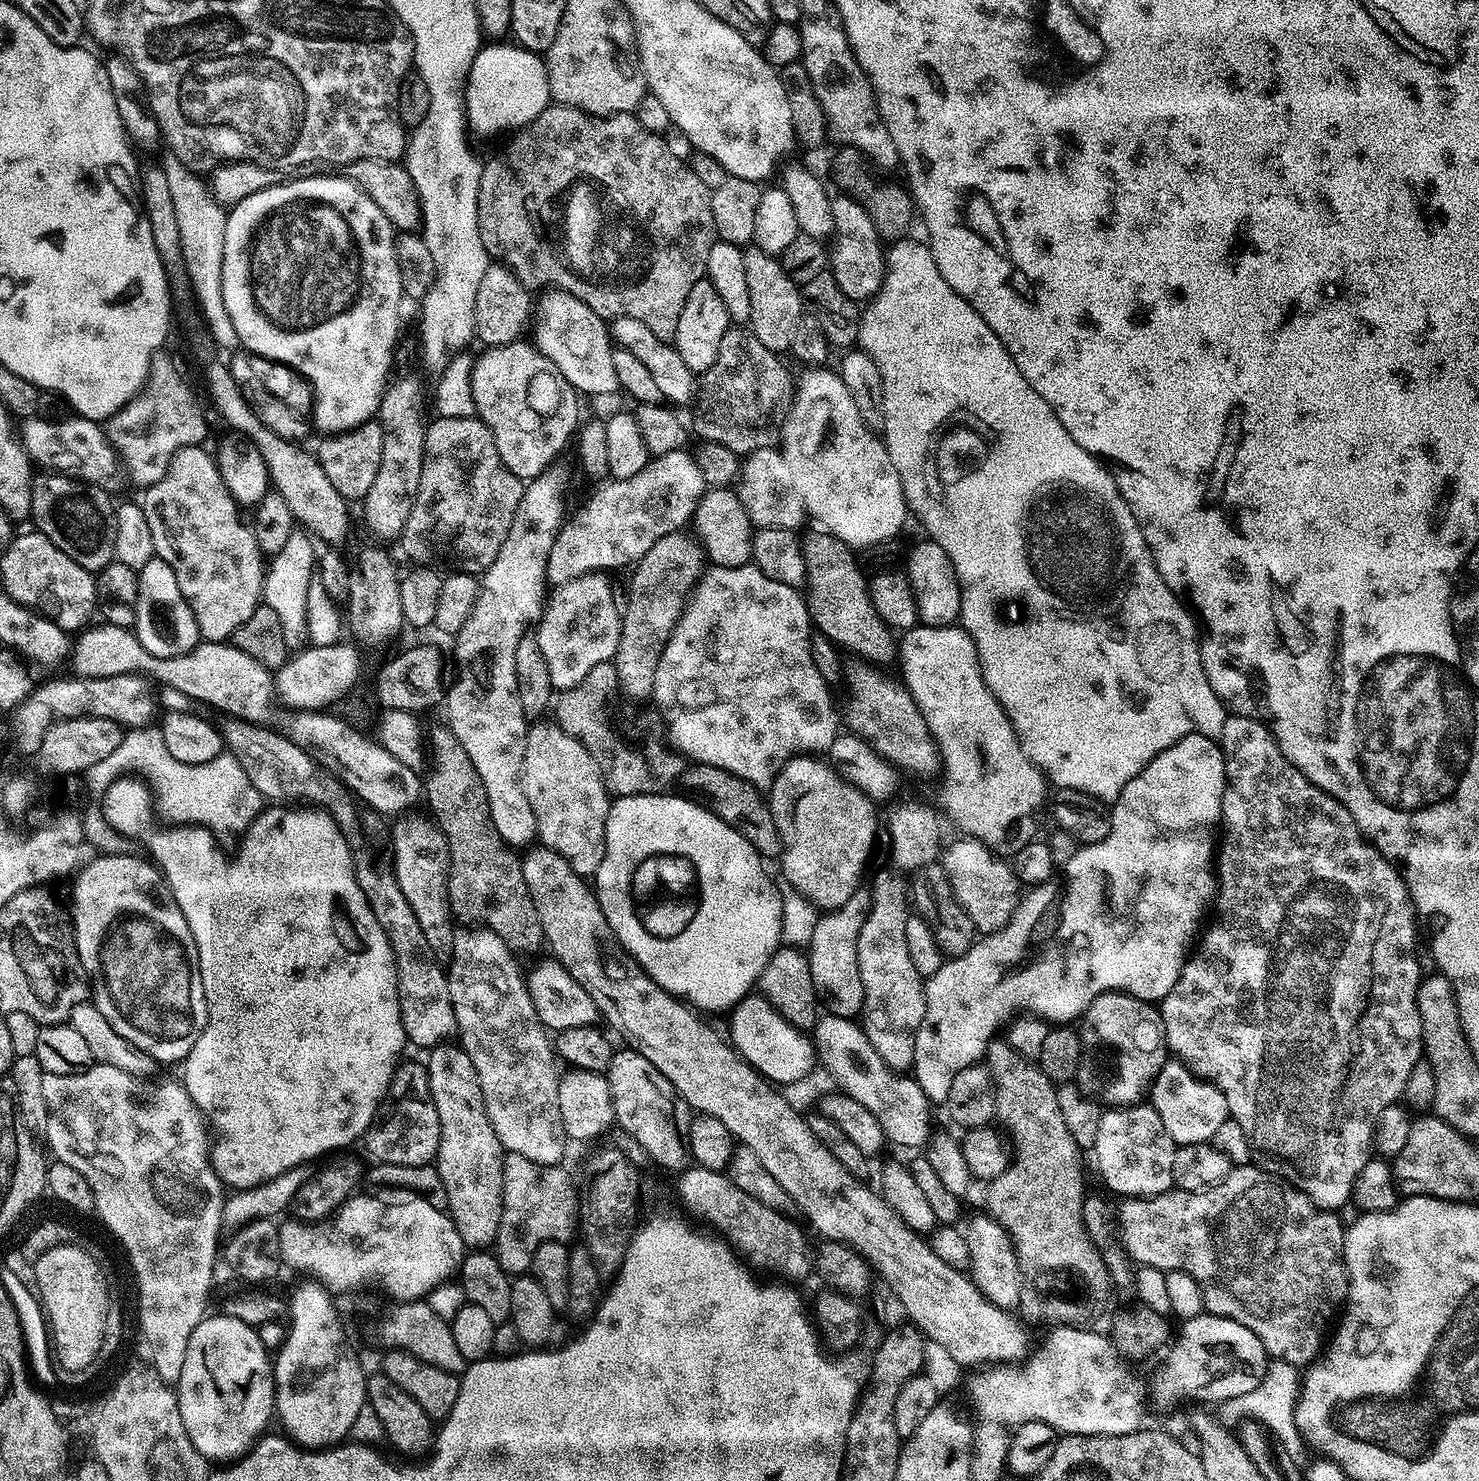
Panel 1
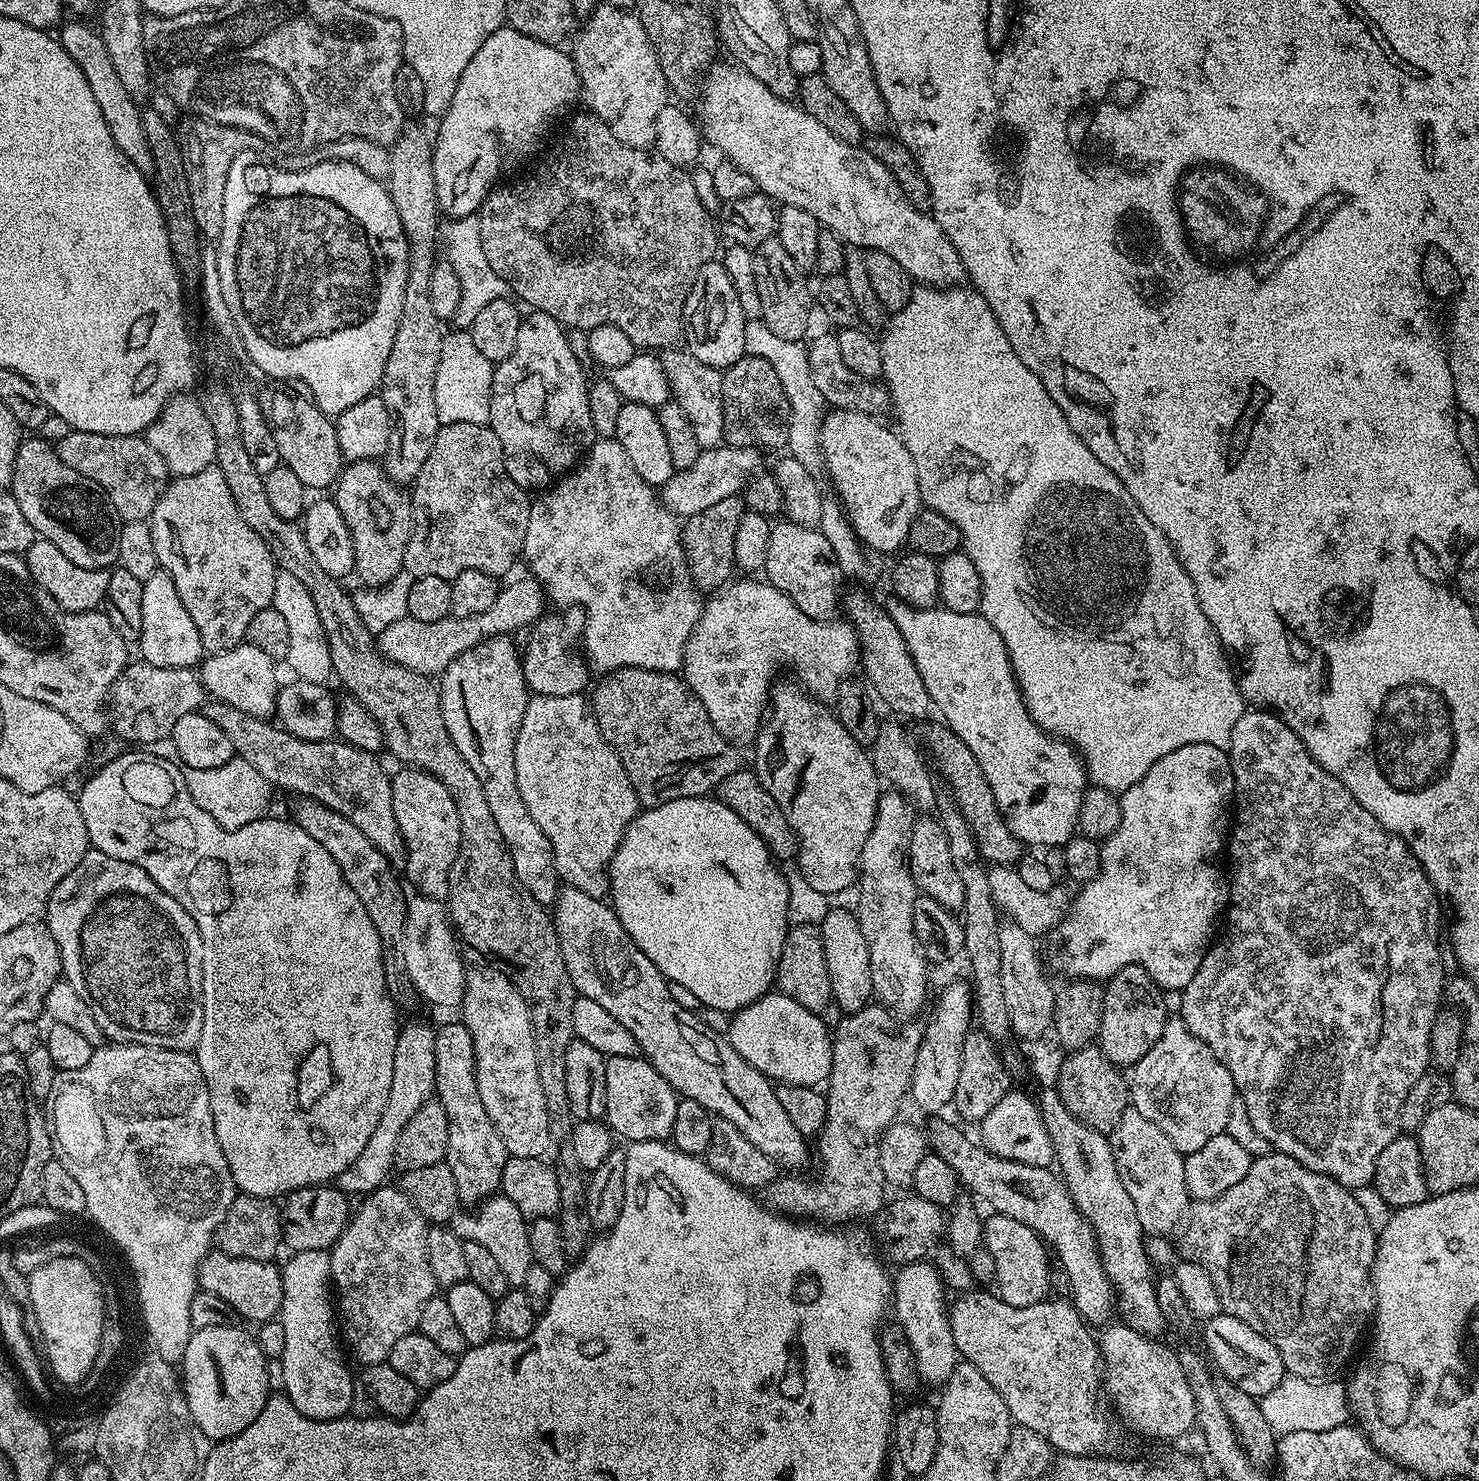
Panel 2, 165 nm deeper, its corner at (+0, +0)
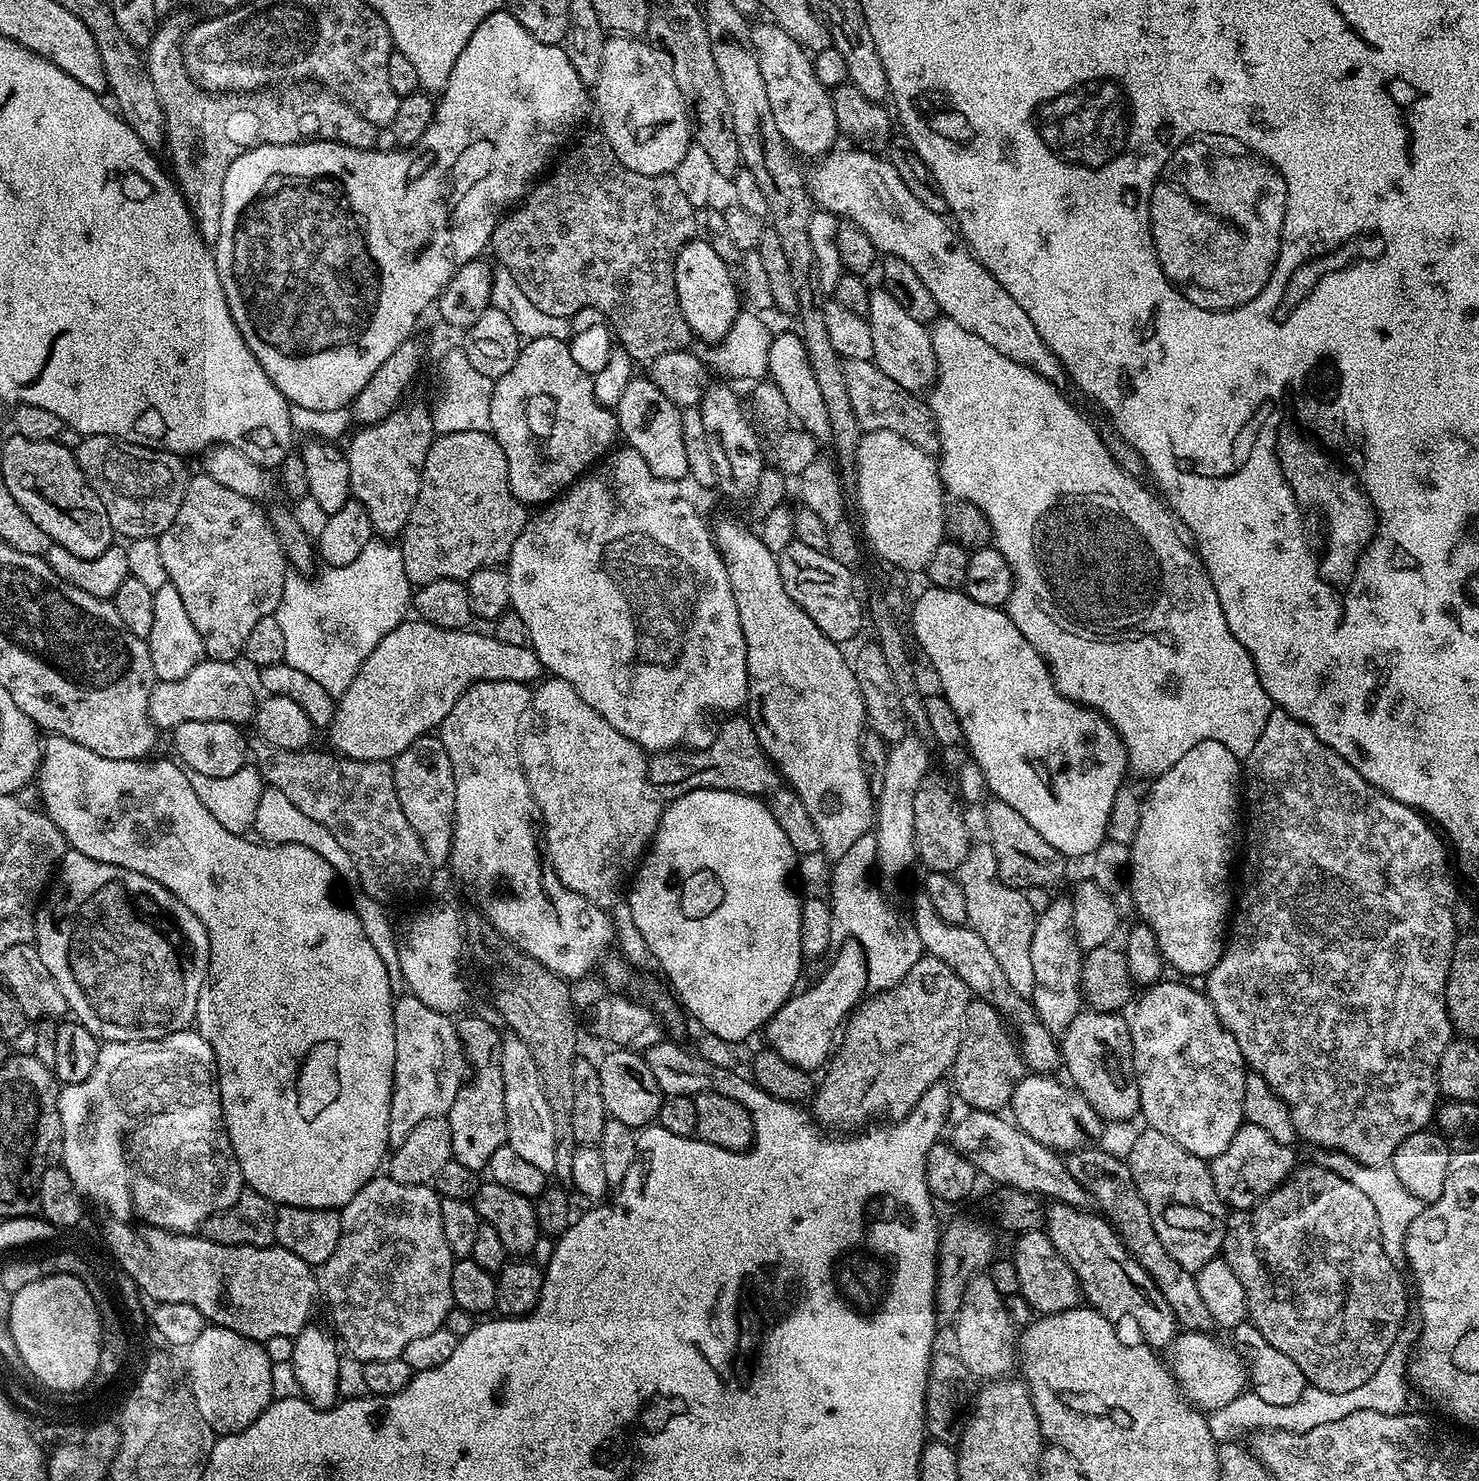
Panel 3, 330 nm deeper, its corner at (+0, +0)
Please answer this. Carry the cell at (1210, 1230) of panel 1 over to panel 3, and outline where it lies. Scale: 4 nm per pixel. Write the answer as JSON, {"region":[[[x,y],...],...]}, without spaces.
{"region":[[[1321,1166],[1297,1167],[1280,1187],[1264,1197],[1253,1208],[1233,1211],[1226,1220],[1222,1259],[1230,1266],[1230,1270],[1234,1270],[1234,1274],[1238,1274],[1238,1282],[1242,1282],[1242,1290],[1246,1290],[1248,1316],[1251,1323],[1262,1334],[1262,1338],[1266,1338],[1266,1342],[1270,1342],[1270,1346],[1274,1346],[1274,1350],[1282,1350],[1282,1354],[1286,1354],[1286,1358],[1294,1358],[1298,1370],[1302,1370],[1305,1381],[1318,1390],[1346,1394],[1350,1390],[1358,1390],[1358,1386],[1370,1382],[1370,1378],[1374,1378],[1374,1374],[1382,1366],[1382,1358],[1386,1358],[1390,1346],[1394,1346],[1400,1329],[1406,1323],[1404,1315],[1408,1312],[1408,1296],[1404,1293],[1404,1280],[1400,1277],[1402,1272],[1390,1262],[1390,1258],[1386,1256],[1382,1248],[1379,1218],[1373,1203],[1353,1183],[1346,1182],[1345,1178],[1340,1178],[1338,1174]]]}

